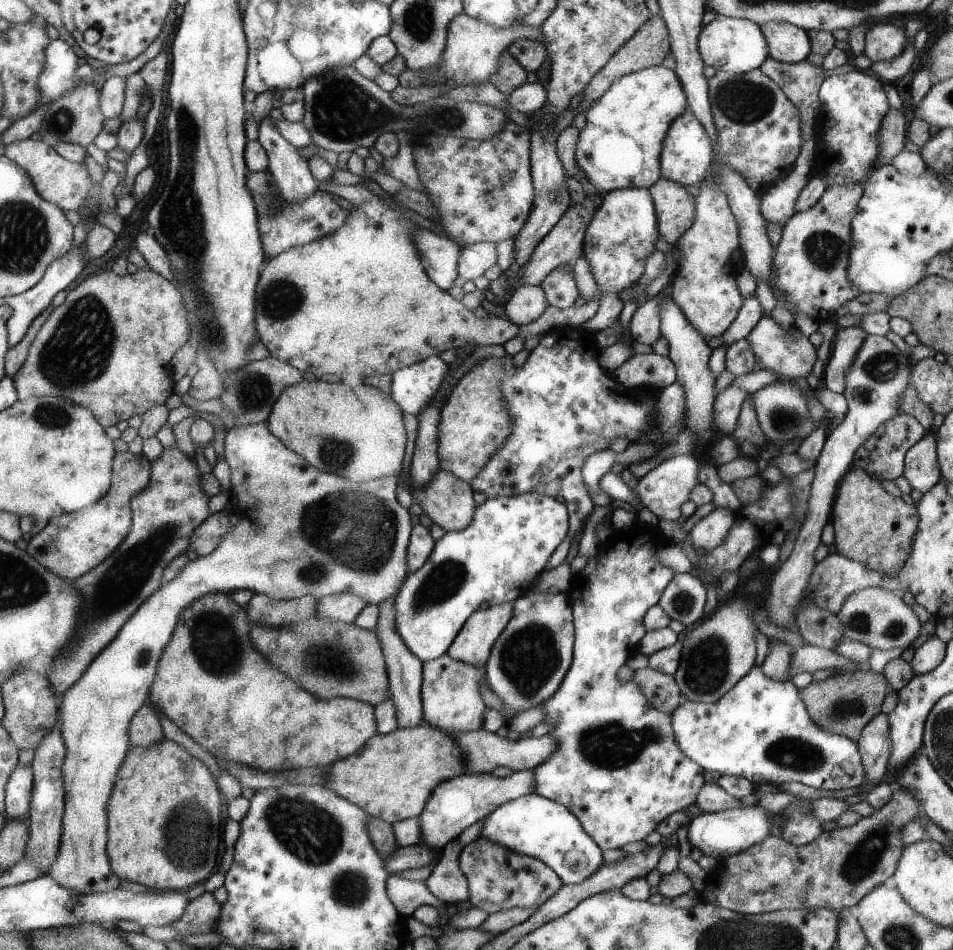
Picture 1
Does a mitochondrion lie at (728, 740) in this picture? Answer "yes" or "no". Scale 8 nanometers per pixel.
no

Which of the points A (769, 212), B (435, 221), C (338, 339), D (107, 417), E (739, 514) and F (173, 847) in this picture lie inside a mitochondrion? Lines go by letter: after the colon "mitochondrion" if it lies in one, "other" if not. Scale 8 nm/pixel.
A: other
B: other
C: other
D: other
E: other
F: mitochondrion

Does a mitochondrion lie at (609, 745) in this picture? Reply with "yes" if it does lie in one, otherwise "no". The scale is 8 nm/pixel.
yes

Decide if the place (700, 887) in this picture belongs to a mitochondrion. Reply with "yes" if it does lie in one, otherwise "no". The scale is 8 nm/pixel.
no

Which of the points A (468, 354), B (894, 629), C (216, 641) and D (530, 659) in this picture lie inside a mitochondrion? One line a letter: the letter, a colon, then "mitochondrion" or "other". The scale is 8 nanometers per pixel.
A: other
B: mitochondrion
C: mitochondrion
D: mitochondrion

